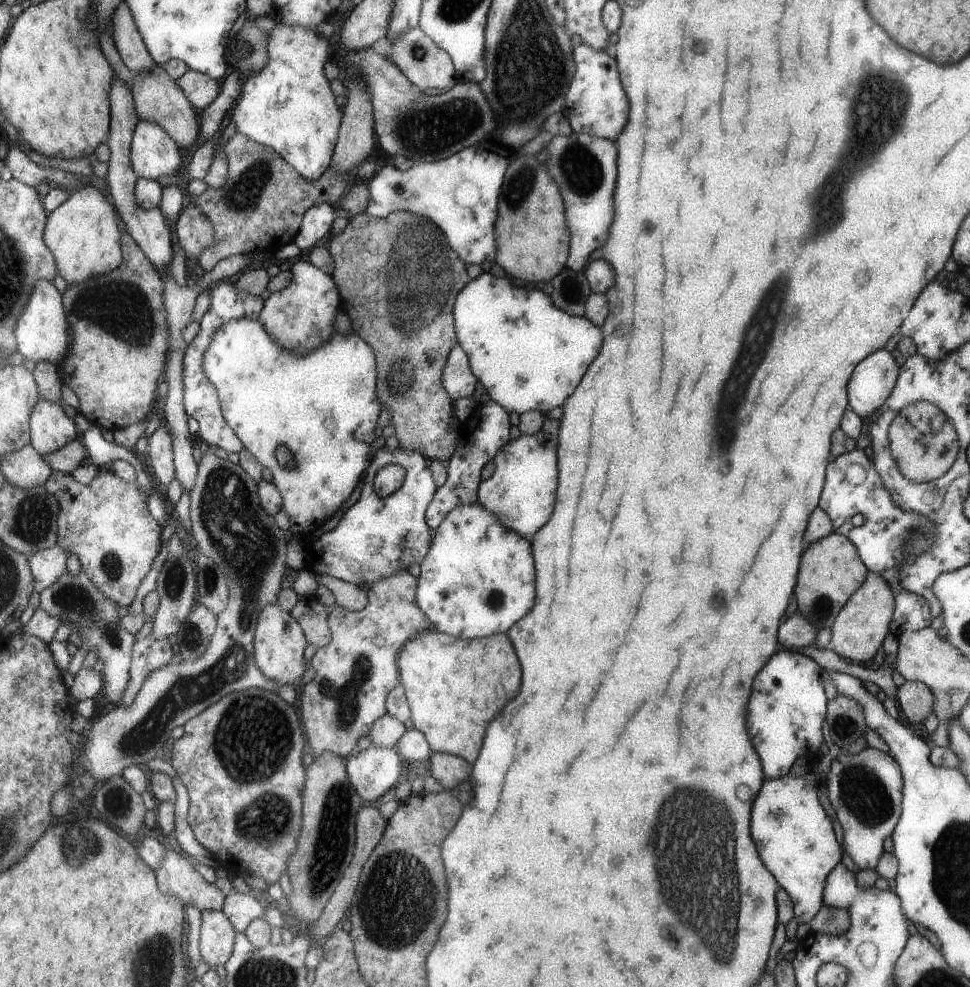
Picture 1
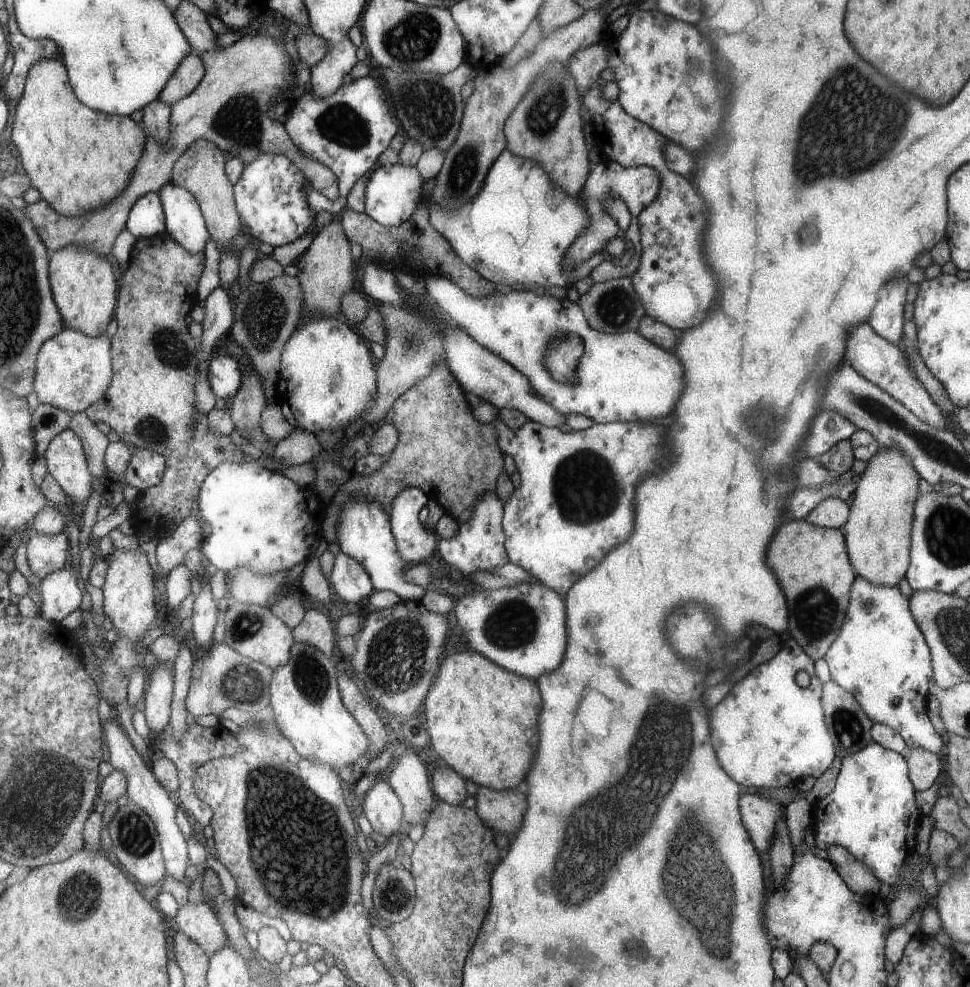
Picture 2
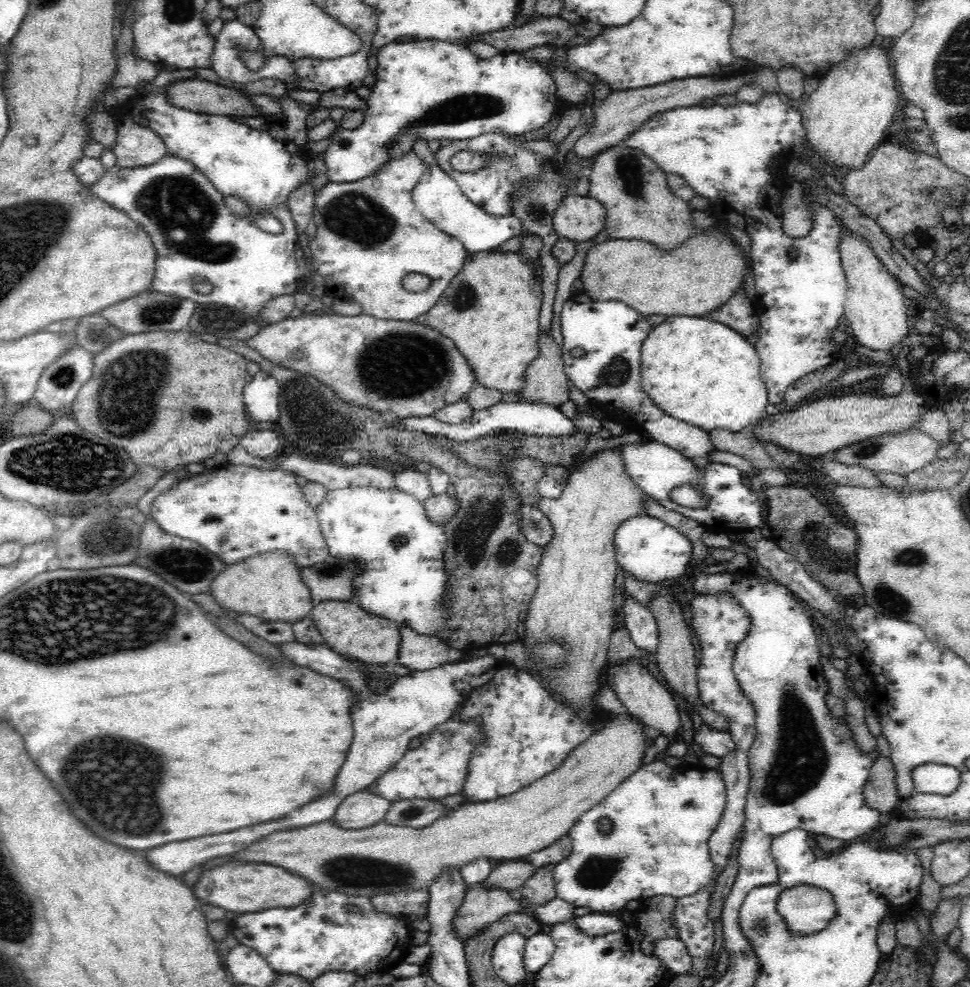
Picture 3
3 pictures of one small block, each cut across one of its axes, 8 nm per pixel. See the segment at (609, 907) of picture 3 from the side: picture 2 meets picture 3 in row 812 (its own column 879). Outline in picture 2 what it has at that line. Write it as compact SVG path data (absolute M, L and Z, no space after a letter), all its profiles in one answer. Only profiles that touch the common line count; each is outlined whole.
M856 577L842 629L822 660L827 664L829 679L855 698L872 724L893 728L907 748L942 753L941 737L931 728L923 706L931 678L930 648L909 614L908 598L897 586L875 586Z

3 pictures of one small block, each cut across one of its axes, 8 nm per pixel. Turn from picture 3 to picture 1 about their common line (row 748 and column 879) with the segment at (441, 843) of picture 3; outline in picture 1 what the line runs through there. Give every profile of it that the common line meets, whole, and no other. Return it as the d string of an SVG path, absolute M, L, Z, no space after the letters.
M868 570L861 586L850 594L846 604L835 617L834 624L830 626L830 640L826 648L853 662L869 660L890 632L894 606L895 594L891 586L879 573Z

